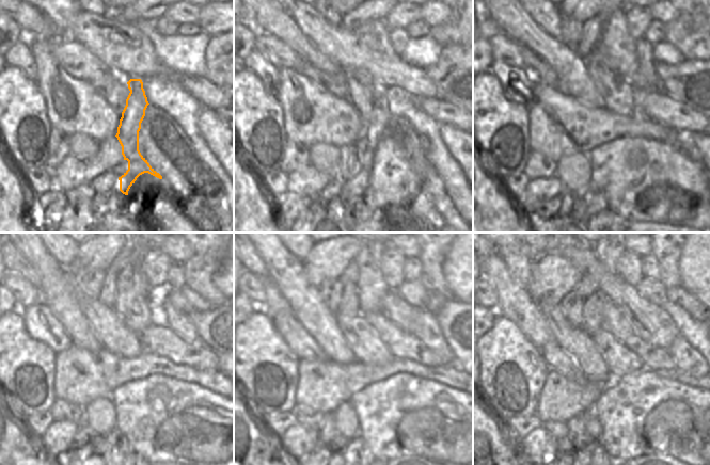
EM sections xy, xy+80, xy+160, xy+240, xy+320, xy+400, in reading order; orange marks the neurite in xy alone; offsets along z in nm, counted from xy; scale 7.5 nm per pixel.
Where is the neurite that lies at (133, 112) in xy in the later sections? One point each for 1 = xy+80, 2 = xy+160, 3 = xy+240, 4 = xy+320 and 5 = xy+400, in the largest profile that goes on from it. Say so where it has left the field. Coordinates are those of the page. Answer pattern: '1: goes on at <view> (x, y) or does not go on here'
1: goes on at xy+80 (369, 96)
2: goes on at xy+160 (618, 95)
3: goes on at xy+240 (132, 304)
4: goes on at xy+320 (372, 287)
5: goes on at xy+400 (609, 254)

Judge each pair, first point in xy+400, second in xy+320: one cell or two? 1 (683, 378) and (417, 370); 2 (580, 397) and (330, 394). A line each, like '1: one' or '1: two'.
1: one
2: one

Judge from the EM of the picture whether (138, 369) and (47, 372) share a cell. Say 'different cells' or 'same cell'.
different cells

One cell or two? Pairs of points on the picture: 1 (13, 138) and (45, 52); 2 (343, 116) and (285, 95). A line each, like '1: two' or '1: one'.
1: two
2: one

